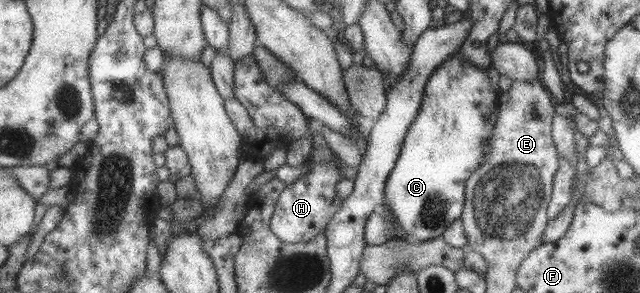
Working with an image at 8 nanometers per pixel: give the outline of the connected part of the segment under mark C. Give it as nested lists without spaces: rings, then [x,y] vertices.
[[[458,50],[454,55],[447,56],[446,60],[433,70],[424,86],[420,110],[406,132],[383,191],[385,203],[392,209],[400,228],[412,241],[426,242],[441,236],[451,222],[460,218],[465,180],[480,166],[484,142],[492,135],[497,118],[498,94],[494,93],[486,76],[486,72],[464,60]]]

